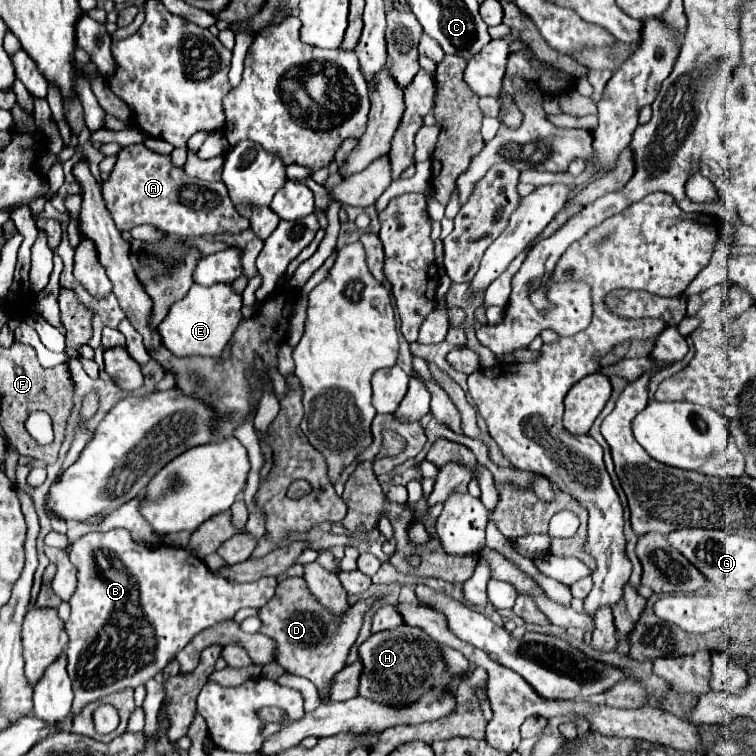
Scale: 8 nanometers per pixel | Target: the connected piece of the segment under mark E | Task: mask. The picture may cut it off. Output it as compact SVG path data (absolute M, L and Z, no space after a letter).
M194 283L184 299L170 307L168 317L158 325L158 331L164 339L164 345L176 357L220 357L222 349L230 341L234 329L238 327L242 315L242 295L232 289L230 283L214 283L210 287Z

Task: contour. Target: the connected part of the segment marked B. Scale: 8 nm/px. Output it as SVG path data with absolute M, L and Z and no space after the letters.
M112 529L108 533L84 535L70 547L70 561L76 565L78 587L70 599L72 615L66 623L66 633L70 637L66 659L68 675L74 687L72 715L78 713L86 703L100 699L104 695L144 685L158 671L162 671L168 661L184 649L194 635L200 631L232 619L244 607L262 607L274 597L278 585L276 577L260 577L250 583L236 583L214 575L202 559L196 559L188 549L174 545L144 547L136 543L128 531Z

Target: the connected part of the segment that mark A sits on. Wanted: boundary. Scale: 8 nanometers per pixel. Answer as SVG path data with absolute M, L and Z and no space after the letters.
M142 143L128 145L118 153L110 179L102 183L102 195L120 231L148 223L168 235L204 237L218 233L240 233L248 229L248 219L234 209L222 181L208 183L190 179L182 167L174 167L170 155L160 155Z

